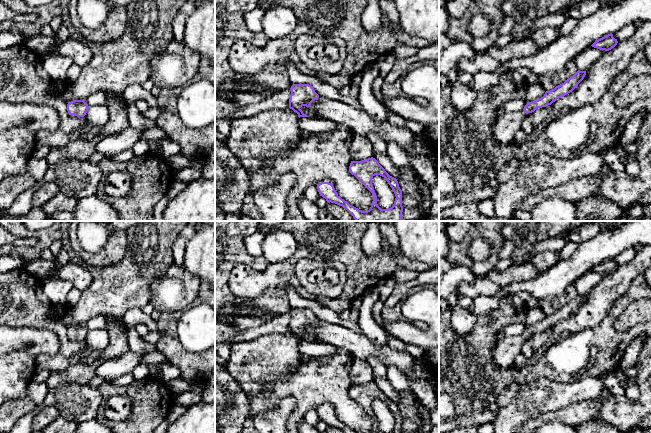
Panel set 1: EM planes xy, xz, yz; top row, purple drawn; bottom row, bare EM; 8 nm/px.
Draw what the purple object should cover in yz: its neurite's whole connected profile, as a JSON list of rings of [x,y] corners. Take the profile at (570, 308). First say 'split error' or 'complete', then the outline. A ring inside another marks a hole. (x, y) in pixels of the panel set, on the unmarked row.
split error; [[[578,294],[564,307],[546,315],[544,320],[534,326],[527,326],[524,333],[518,336],[509,336],[502,339],[494,348],[492,358],[498,367],[511,367],[515,357],[521,352],[523,343],[527,337],[534,336],[537,332],[546,331],[568,317],[572,316],[584,303],[586,295]]]

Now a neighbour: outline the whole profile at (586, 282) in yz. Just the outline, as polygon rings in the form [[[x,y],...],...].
[[[592,270],[587,271],[579,279],[577,279],[572,286],[576,289],[580,295],[586,295],[594,286],[596,286],[607,275],[594,272]]]

